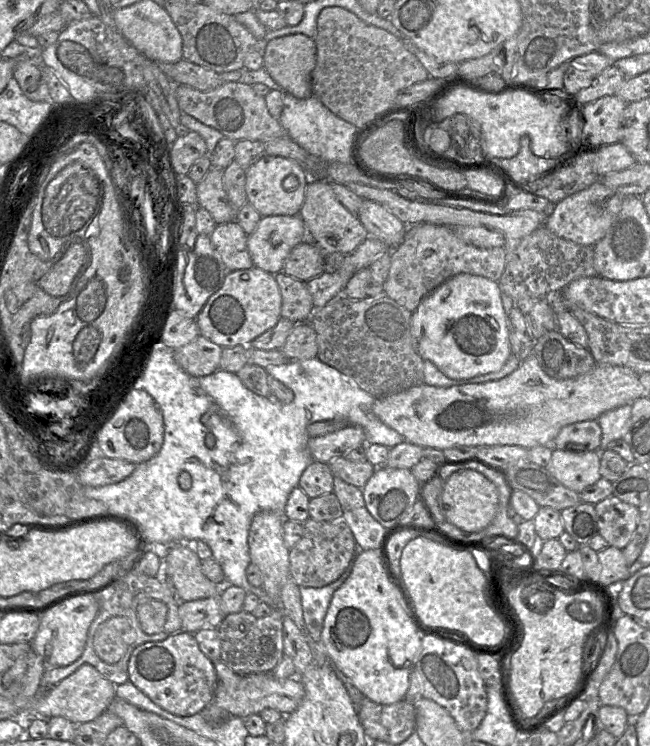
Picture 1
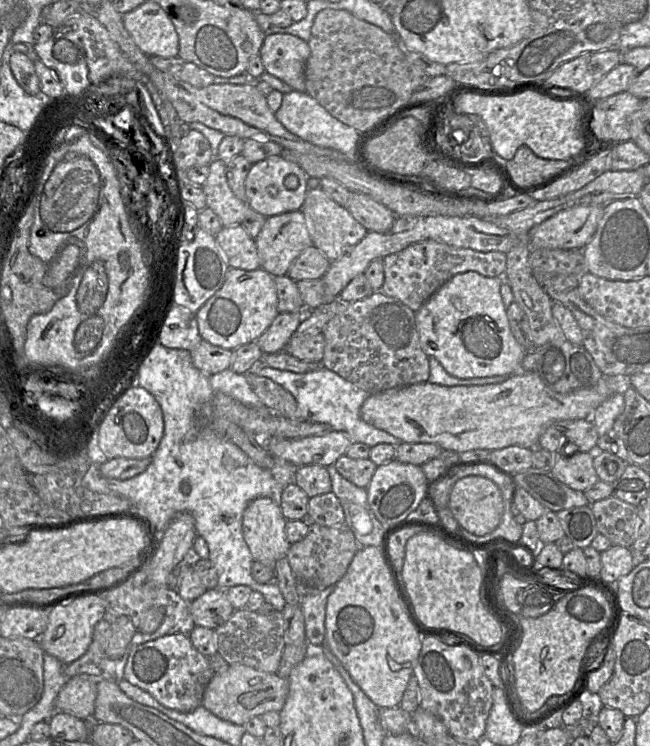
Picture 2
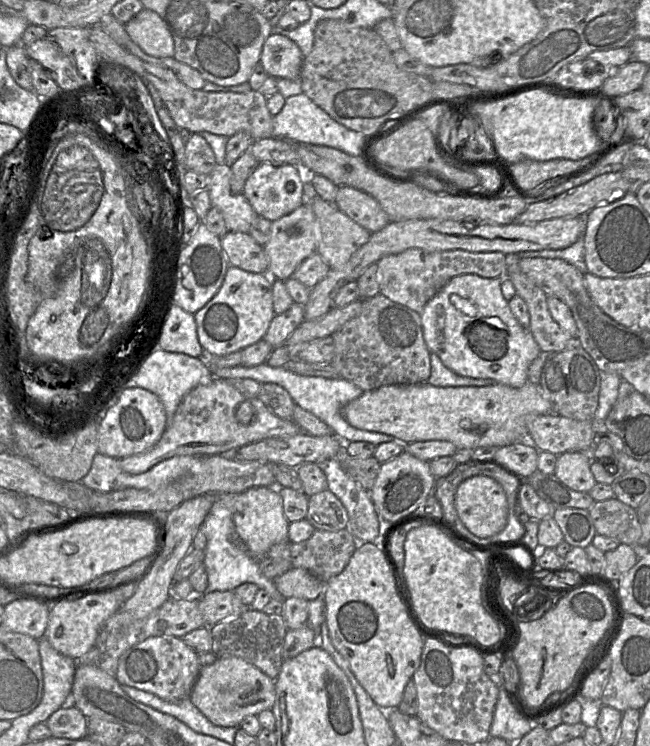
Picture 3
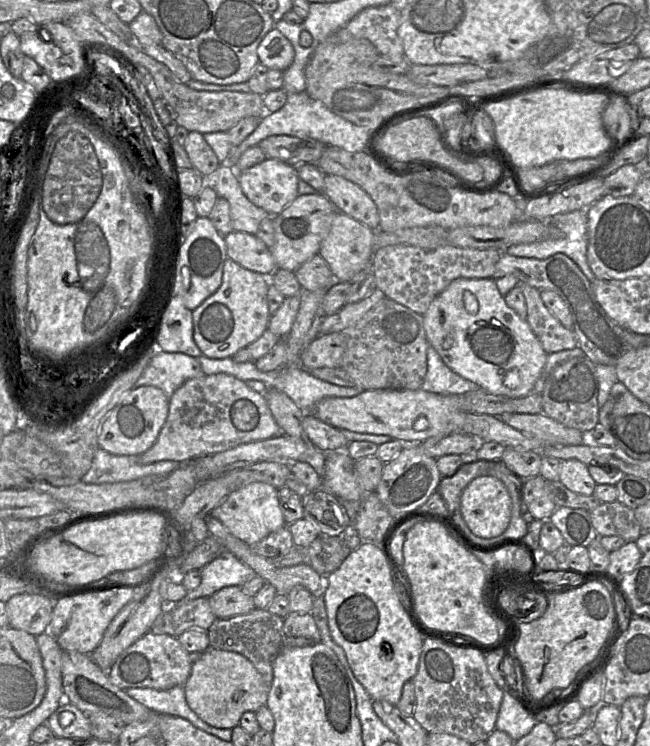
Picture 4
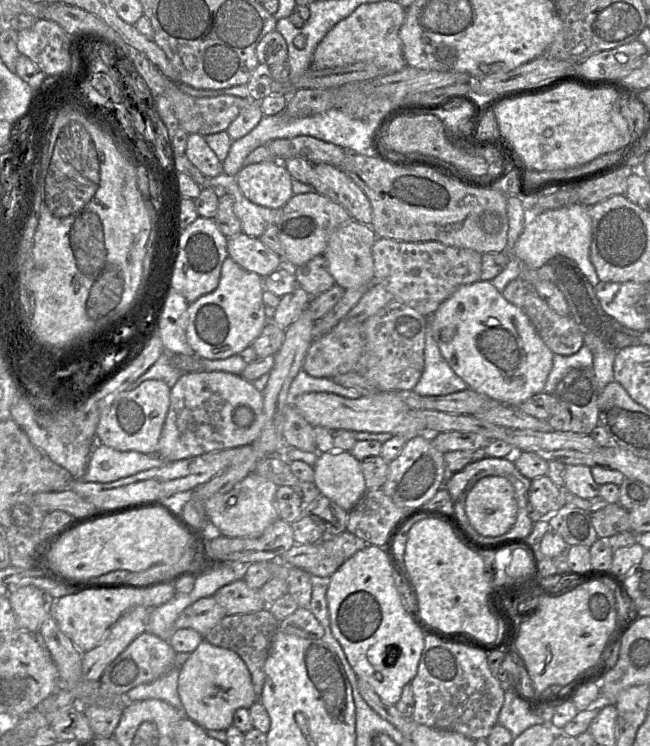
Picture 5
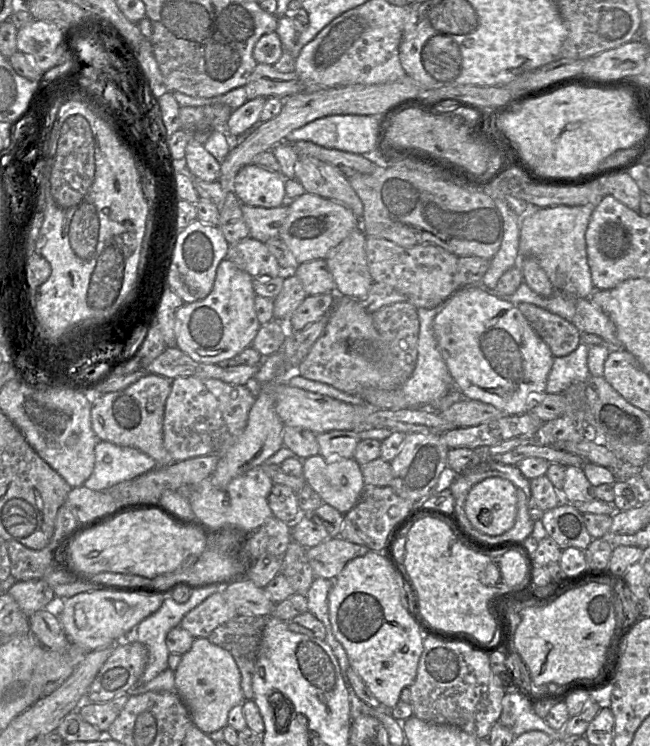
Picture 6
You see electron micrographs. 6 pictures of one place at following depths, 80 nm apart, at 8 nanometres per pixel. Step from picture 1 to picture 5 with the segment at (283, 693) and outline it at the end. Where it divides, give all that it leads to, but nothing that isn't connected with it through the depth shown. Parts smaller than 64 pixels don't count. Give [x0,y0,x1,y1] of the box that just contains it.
[178,640,256,730]

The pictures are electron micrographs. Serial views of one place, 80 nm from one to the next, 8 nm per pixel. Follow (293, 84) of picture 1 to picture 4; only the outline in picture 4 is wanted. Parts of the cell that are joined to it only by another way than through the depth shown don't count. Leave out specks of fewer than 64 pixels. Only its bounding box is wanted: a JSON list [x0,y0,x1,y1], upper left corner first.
[257,28,295,71]

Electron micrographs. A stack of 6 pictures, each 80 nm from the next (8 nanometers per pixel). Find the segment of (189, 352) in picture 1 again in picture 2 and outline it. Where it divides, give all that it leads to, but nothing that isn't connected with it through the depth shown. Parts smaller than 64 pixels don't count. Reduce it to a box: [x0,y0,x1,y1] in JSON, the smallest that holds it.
[190,340,232,375]

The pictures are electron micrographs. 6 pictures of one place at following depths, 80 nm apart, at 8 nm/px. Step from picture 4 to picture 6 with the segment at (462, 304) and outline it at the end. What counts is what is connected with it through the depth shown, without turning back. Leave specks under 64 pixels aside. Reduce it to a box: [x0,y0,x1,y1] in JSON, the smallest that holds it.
[433,284,554,416]

